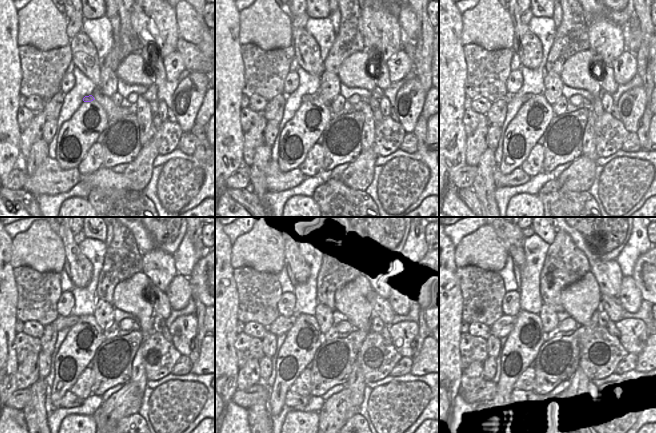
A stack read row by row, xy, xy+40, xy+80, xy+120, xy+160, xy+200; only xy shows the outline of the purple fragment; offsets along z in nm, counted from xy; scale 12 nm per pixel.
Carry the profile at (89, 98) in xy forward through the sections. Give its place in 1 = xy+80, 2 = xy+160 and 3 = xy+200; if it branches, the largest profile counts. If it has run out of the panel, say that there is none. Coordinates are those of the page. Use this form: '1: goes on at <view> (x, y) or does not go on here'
1: goes on at xy+80 (526, 97)
2: goes on at xy+160 (281, 325)
3: goes on at xy+200 (503, 326)

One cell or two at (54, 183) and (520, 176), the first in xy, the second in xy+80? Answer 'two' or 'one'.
one

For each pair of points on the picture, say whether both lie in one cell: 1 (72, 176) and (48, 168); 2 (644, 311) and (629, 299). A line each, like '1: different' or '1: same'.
1: same
2: different

